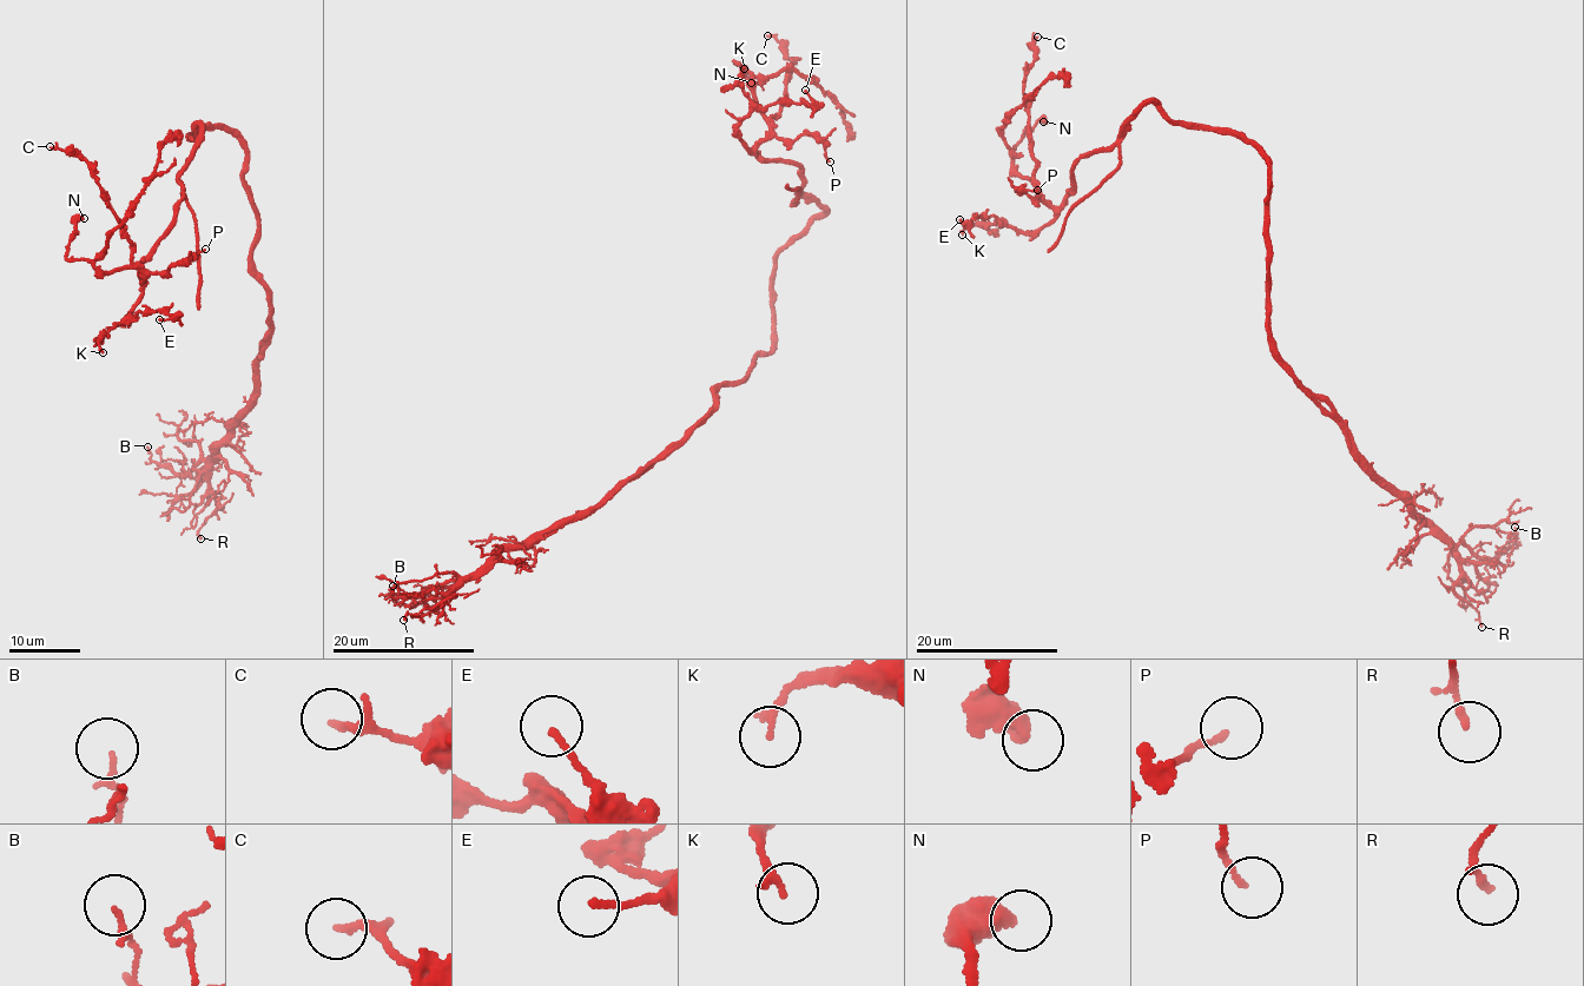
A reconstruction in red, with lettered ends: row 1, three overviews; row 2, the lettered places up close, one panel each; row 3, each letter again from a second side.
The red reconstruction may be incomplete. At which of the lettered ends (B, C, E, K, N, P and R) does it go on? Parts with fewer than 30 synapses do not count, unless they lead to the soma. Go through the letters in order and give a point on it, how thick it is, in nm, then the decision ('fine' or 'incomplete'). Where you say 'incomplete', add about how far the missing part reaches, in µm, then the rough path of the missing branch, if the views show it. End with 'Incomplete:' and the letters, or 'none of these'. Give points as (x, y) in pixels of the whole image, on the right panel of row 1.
B: (1515, 527) | 150 nm | fine
C: (1037, 37) | 180 nm | fine
E: (959, 219) | 150 nm | fine
K: (962, 235) | 190 nm | fine
N: (1043, 121) | 440 nm | fine
P: (1037, 190) | 150 nm | fine
R: (1482, 627) | 110 nm | fine
Incomplete: none of these

